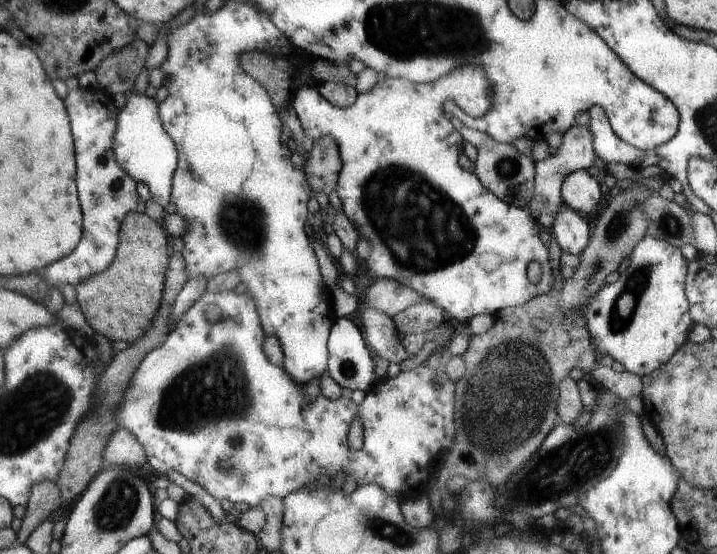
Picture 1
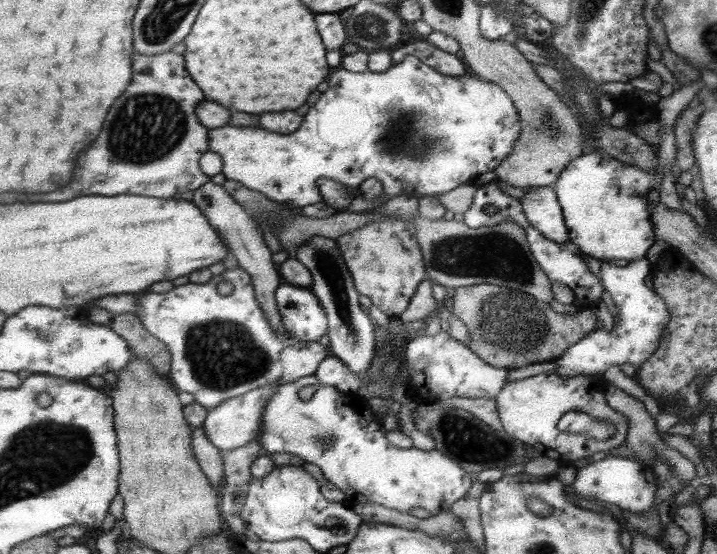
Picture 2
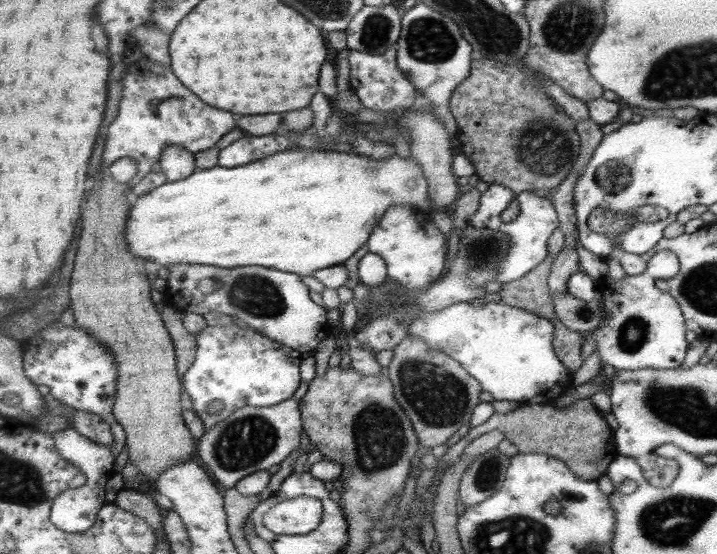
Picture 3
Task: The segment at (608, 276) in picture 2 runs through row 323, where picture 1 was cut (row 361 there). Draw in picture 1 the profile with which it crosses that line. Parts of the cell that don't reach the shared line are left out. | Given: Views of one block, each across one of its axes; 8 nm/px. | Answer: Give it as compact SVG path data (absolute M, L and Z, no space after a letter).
M645 236L640 240L640 242L634 247L630 254L630 263L626 270L619 274L618 280L611 284L605 284L590 298L590 304L586 304L586 308L583 309L583 316L586 319L588 334L590 334L590 340L592 344L596 346L597 352L600 356L608 354L612 356L616 362L620 362L624 366L625 370L636 374L645 379L648 379L650 374L655 370L658 370L660 366L666 364L670 360L671 356L689 340L689 334L694 322L690 316L690 304L687 300L685 294L685 278L687 273L688 260L684 258L680 249L666 240L658 240L654 236Z

